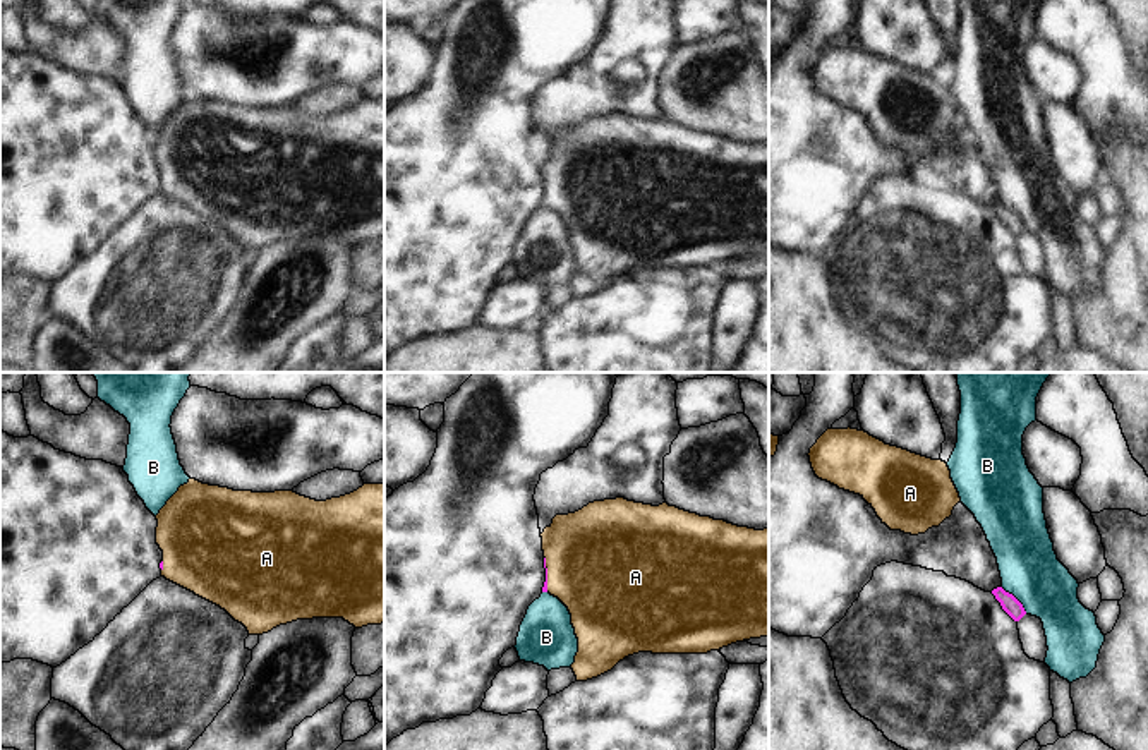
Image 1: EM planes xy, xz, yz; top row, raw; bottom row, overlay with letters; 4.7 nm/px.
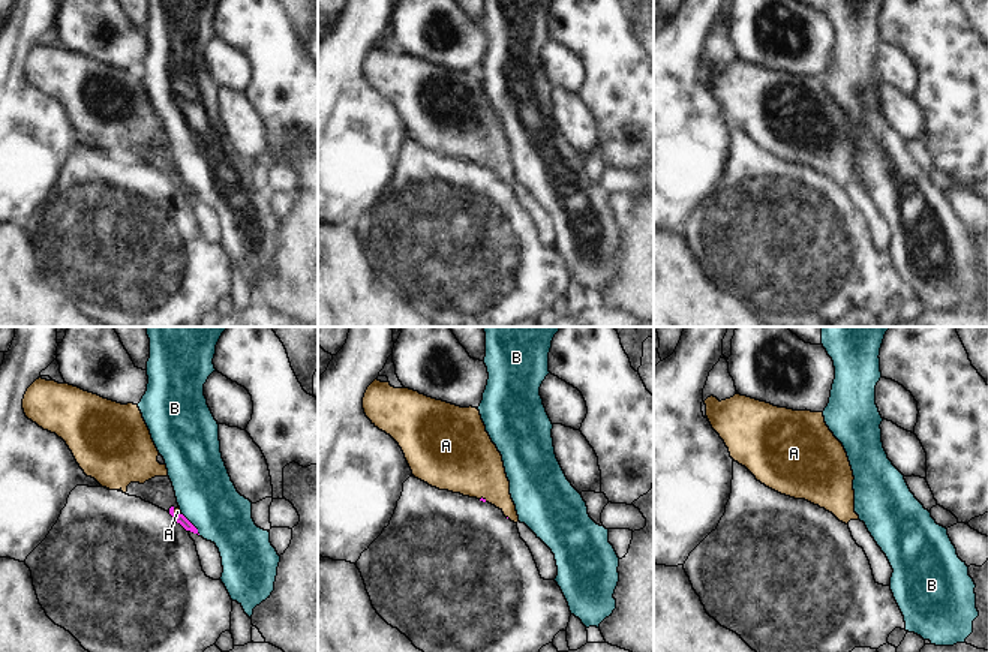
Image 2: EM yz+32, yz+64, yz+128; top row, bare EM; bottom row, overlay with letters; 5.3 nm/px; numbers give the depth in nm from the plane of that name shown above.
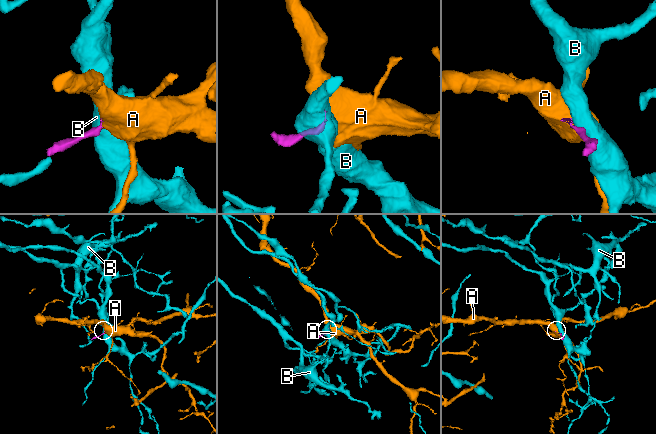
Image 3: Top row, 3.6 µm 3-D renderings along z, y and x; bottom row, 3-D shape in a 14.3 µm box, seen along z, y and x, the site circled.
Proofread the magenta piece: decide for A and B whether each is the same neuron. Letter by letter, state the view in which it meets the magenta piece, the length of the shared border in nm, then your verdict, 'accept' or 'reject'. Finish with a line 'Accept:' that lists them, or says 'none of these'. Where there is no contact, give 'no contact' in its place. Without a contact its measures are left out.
A: xz | 170 nm | accept
B: yz | 180 nm | reject
Accept: A

